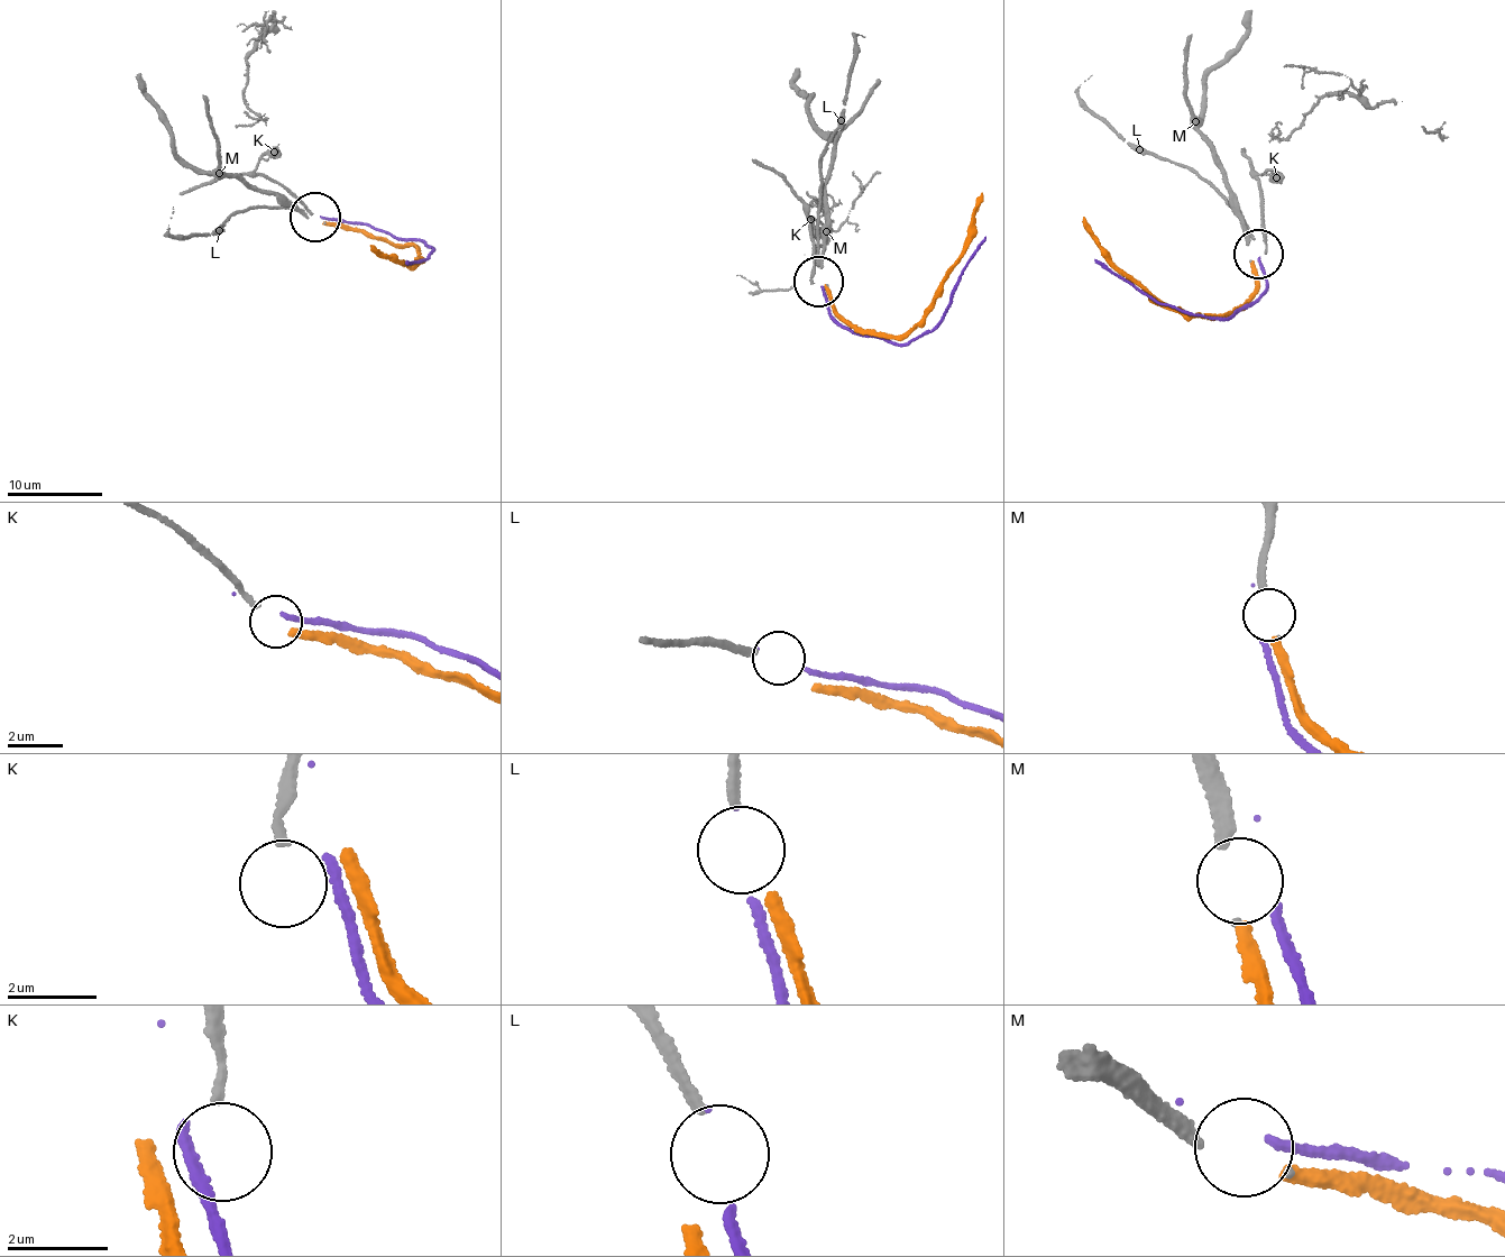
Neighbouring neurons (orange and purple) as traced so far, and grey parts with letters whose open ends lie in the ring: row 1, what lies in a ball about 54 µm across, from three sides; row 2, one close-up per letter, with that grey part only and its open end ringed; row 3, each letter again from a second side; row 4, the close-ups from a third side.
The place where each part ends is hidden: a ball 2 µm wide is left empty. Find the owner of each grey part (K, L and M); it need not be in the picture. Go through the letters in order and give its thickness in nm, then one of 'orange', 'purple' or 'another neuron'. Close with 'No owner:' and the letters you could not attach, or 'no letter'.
K: 190 nm thick; another neuron
L: 200 nm thick; purple
M: 70 nm thick; orange
No owner: K

